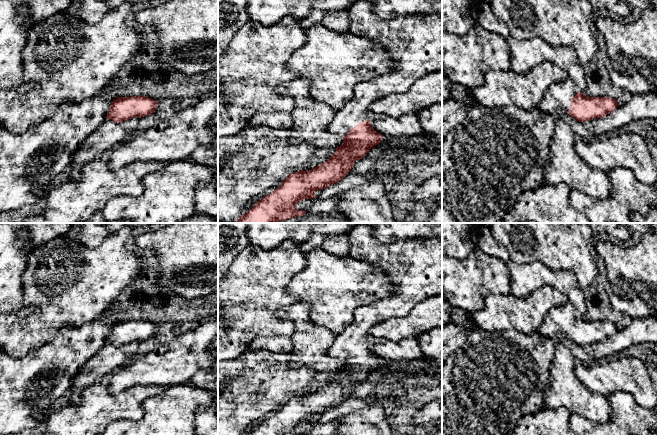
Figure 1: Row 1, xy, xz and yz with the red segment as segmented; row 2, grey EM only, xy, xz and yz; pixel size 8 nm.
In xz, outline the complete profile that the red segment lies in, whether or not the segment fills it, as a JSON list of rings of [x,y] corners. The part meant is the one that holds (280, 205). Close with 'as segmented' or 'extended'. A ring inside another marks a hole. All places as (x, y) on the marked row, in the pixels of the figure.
[[[357,0],[349,8],[349,19],[349,31],[379,44],[395,61],[395,66],[387,74],[359,82],[354,88],[352,99],[336,112],[328,126],[328,131],[334,136],[342,137],[343,143],[326,162],[308,171],[302,170],[289,174],[277,189],[259,200],[235,223],[279,223],[304,216],[306,211],[297,210],[297,203],[303,199],[317,198],[315,191],[339,182],[348,175],[355,161],[362,159],[371,148],[382,141],[383,135],[370,125],[371,121],[376,121],[382,116],[369,112],[369,106],[387,95],[403,94],[423,76],[442,70],[442,12],[398,16],[383,20],[374,13],[371,0]]]; extended

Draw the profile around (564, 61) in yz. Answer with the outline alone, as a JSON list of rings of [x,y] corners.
[[[543,38],[506,39],[510,49],[511,70],[519,75],[527,74],[544,61],[564,69],[580,93],[585,92],[586,80],[583,67],[578,63],[573,47],[554,47]]]

